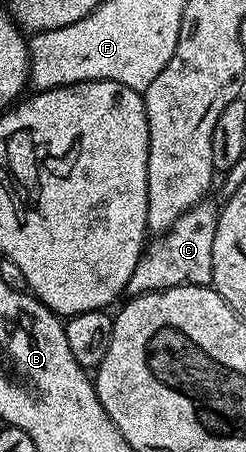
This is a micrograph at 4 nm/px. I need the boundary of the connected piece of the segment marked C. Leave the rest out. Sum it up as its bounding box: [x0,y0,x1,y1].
[125,199,218,297]

